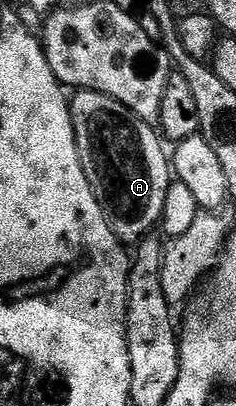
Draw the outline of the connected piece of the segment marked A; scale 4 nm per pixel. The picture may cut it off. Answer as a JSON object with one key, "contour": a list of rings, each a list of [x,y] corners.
{"contour":[[[74,90],[69,99],[69,112],[83,173],[87,173],[87,181],[111,229],[122,244],[136,244],[152,232],[149,231],[152,227],[156,228],[160,224],[163,201],[167,201],[167,189],[171,182],[171,159],[162,136],[150,124],[144,123],[135,113],[131,113],[131,109],[115,101],[115,97],[107,97],[98,91]]]}

